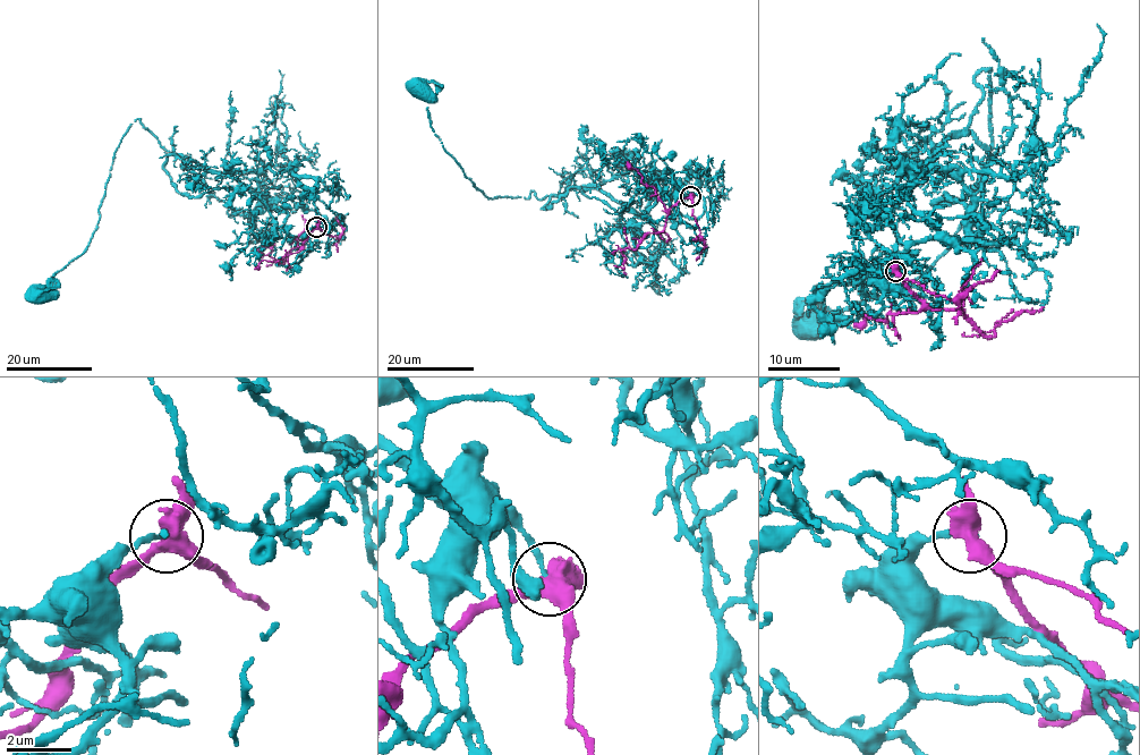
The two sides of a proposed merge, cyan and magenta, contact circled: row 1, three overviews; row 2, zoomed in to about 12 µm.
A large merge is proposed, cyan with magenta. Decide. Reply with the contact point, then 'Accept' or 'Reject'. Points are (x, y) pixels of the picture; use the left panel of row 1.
Place: (316, 227). Reject

